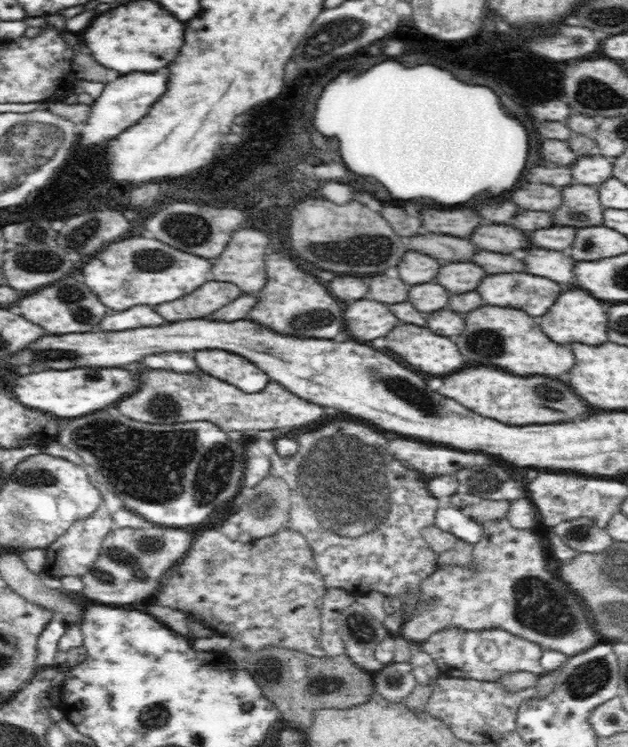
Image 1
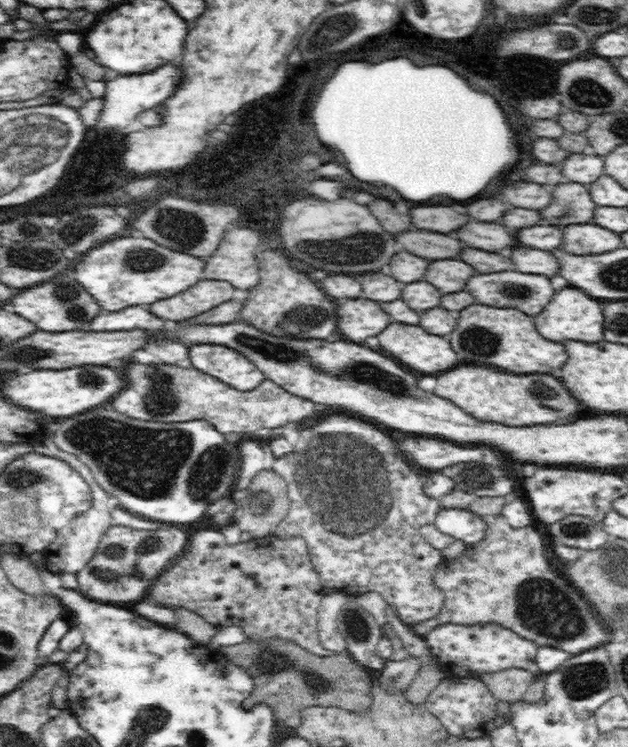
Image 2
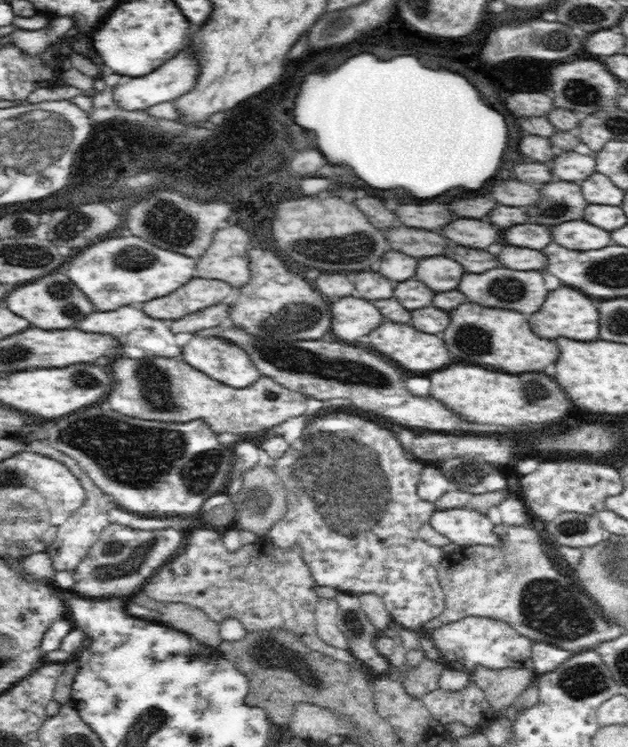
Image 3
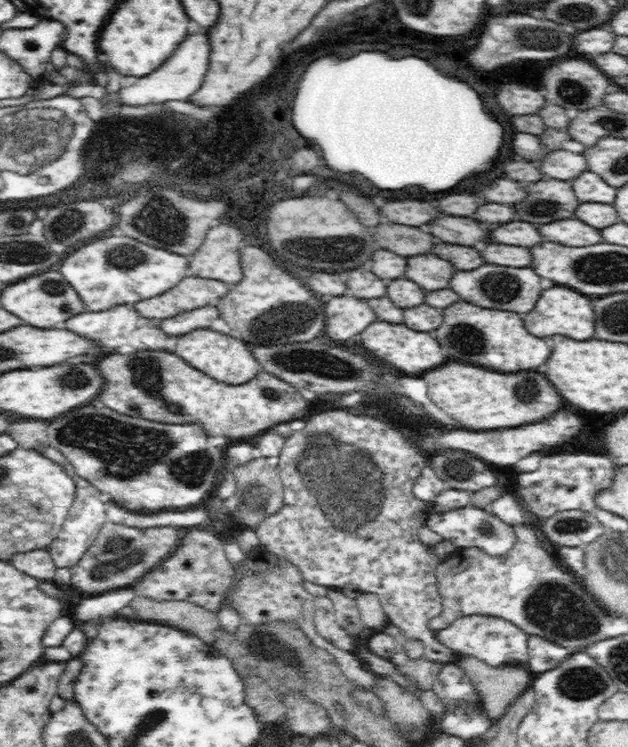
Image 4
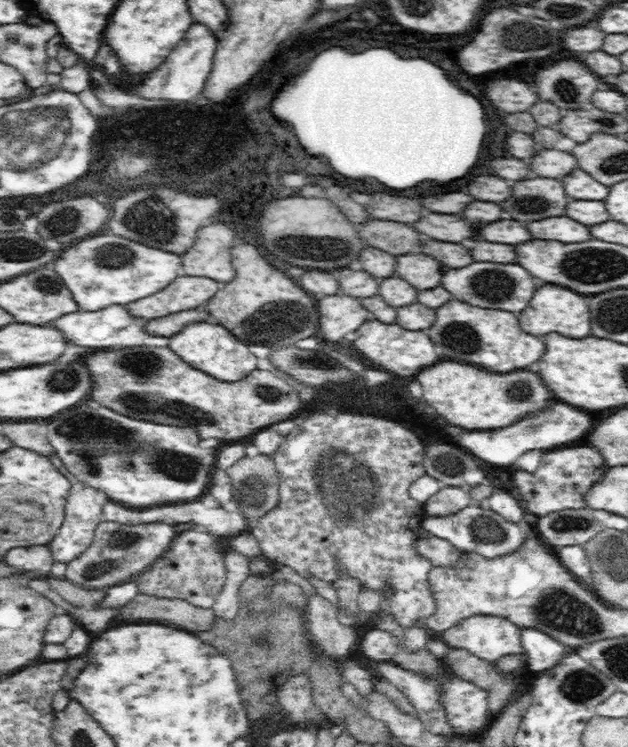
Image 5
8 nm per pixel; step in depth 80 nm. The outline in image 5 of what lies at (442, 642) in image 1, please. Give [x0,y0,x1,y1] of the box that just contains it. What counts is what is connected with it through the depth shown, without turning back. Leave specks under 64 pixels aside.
[442,615,525,663]

